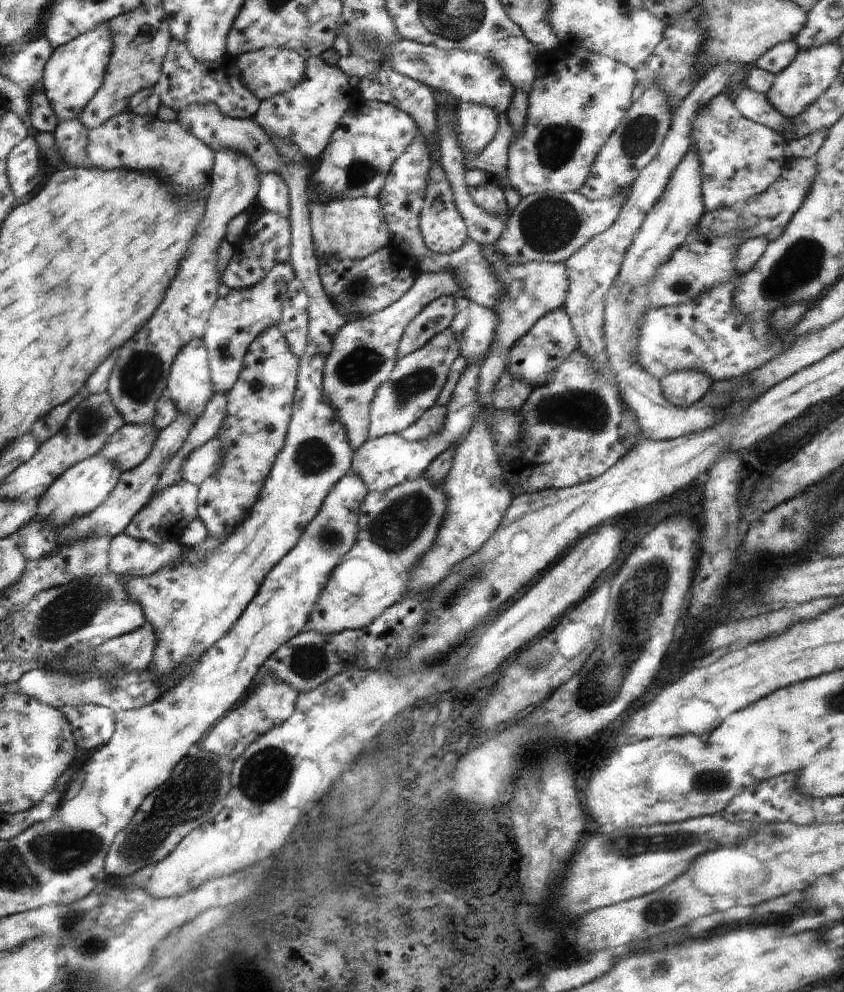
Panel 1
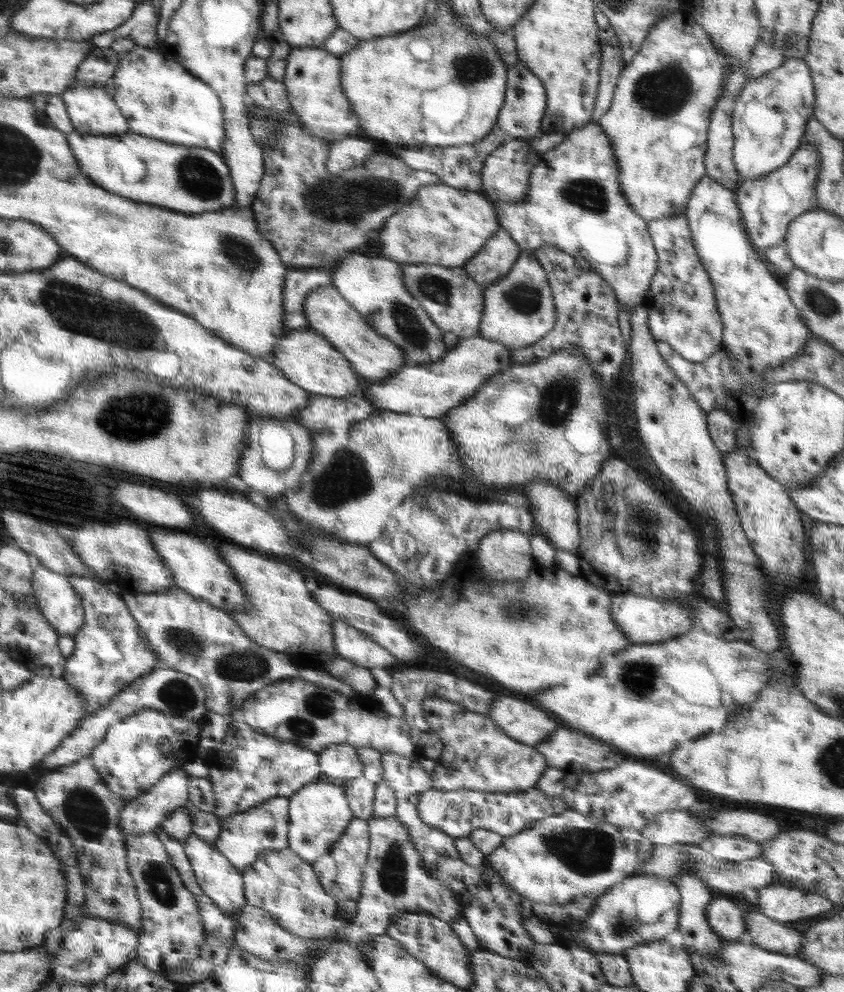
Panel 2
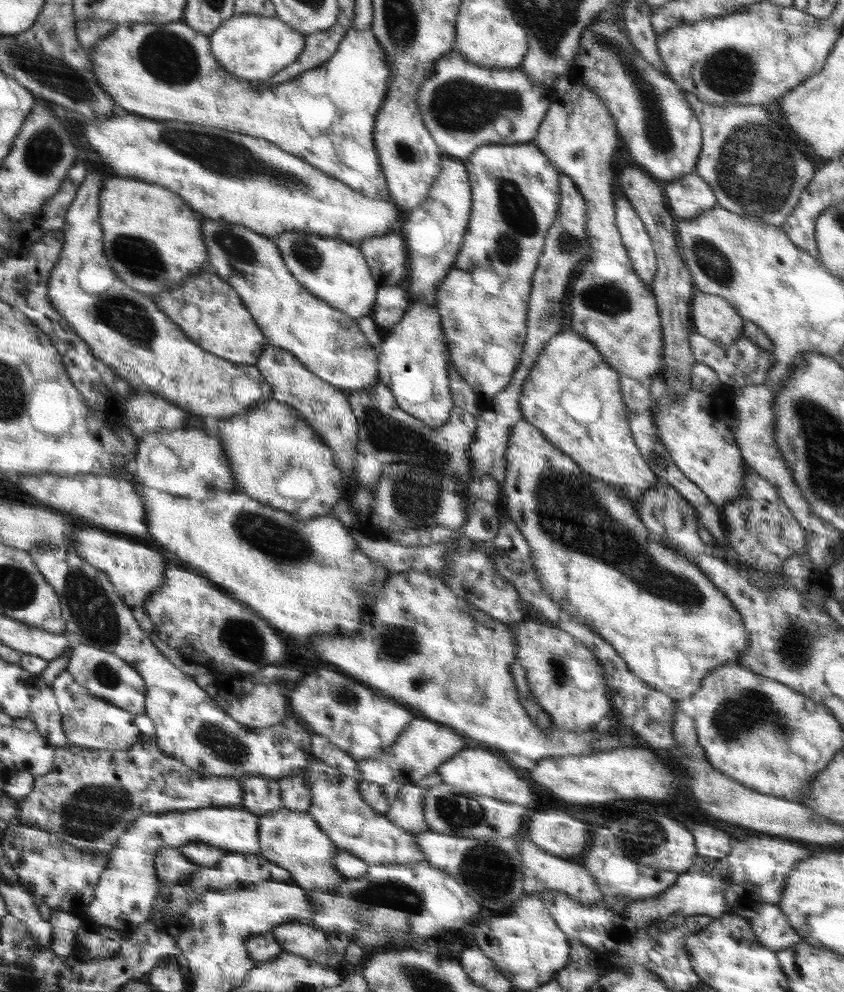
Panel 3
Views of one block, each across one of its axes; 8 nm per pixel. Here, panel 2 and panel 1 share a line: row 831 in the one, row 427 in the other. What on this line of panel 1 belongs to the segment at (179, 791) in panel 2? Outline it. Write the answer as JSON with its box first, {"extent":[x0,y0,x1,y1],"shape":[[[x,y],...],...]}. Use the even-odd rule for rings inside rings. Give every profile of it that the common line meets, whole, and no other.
{"extent":[100,424,159,473],"shape":[[[125,424],[114,434],[100,454],[112,460],[121,473],[142,464],[154,446],[159,430],[148,424]]]}

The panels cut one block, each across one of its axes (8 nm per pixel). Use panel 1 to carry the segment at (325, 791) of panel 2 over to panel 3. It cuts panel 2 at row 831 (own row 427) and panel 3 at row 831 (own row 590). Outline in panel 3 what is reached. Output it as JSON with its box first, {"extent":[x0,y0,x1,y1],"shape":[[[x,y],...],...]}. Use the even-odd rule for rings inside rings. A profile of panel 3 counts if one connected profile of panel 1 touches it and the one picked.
{"extent":[84,807,259,935],"shape":[[[240,807],[189,809],[140,817],[132,827],[123,832],[116,848],[110,852],[108,864],[96,883],[94,898],[85,906],[84,916],[125,935],[133,933],[148,922],[159,892],[154,864],[156,853],[162,847],[181,848],[198,840],[224,852],[259,855],[259,829],[259,816]]]}

